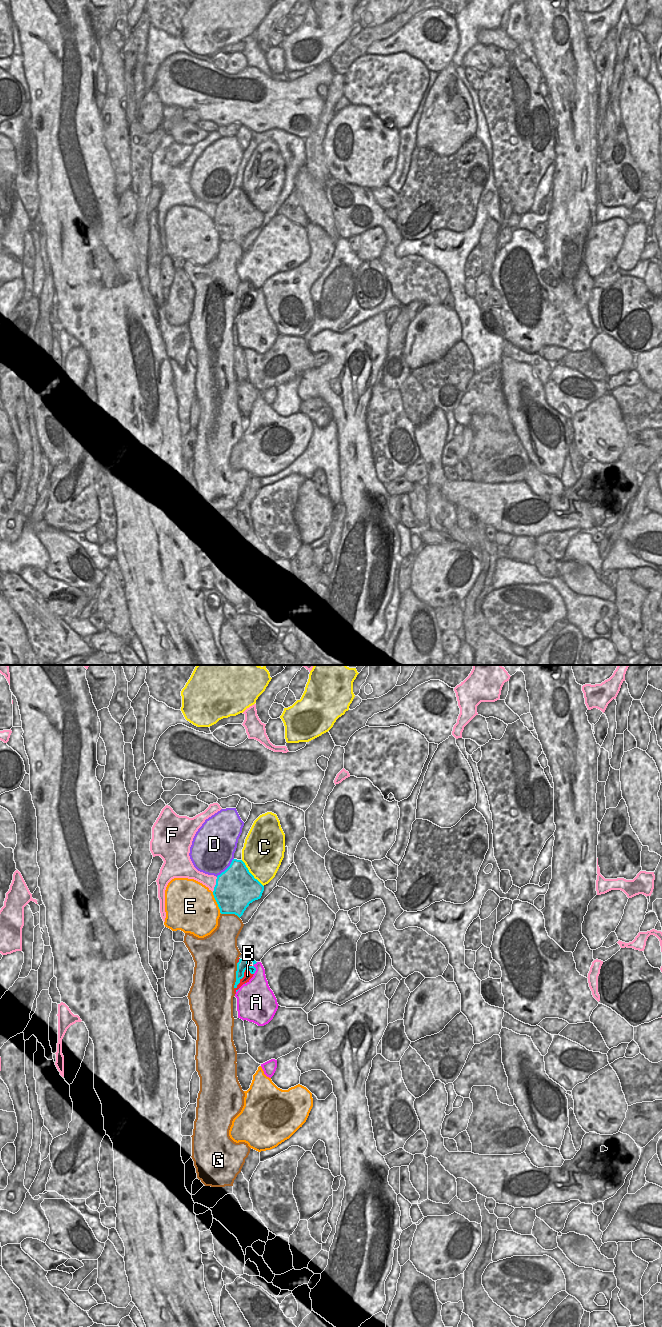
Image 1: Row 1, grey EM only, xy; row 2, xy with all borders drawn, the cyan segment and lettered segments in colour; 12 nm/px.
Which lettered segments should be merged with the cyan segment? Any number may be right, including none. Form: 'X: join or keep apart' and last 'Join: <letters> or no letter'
A: keep apart
B: join
C: keep apart
D: keep apart
E: keep apart
F: keep apart
G: keep apart
Join: B

